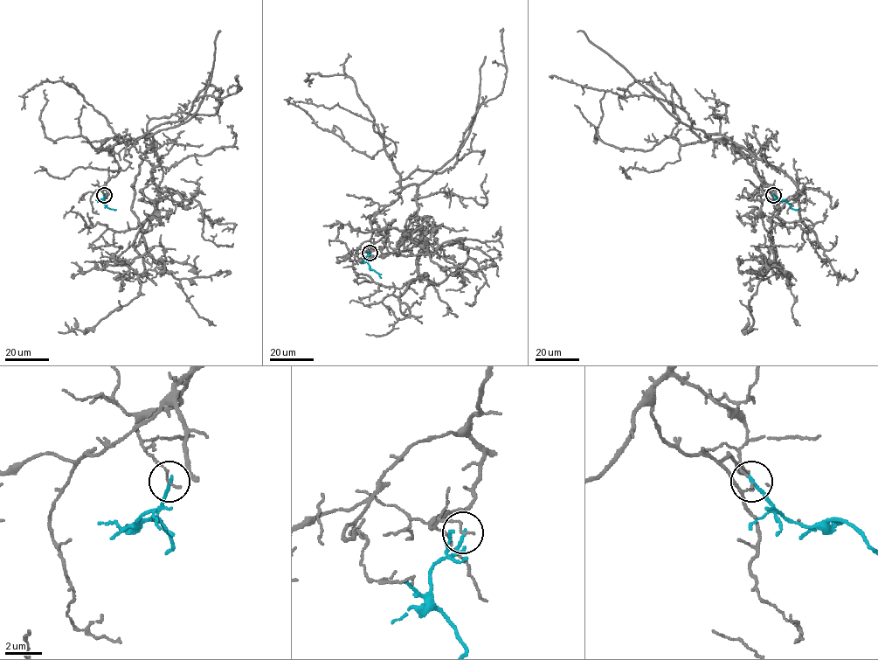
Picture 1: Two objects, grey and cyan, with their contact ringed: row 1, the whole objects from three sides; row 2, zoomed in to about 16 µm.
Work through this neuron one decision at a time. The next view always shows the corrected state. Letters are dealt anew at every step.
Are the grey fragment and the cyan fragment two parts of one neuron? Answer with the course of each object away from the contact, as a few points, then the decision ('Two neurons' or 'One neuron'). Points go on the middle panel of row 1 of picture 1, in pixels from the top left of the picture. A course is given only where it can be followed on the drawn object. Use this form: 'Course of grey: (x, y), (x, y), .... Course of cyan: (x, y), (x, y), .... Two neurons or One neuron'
Course of grey: (369, 253), (383, 236), (376, 214), (417, 185), (397, 254), (411, 254), (394, 251), (397, 228), (323, 225). Course of cyan: (369, 253), (366, 261), (381, 278). Two neurons

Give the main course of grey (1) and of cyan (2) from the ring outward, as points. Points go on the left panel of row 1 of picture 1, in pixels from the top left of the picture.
1: (104, 195), (119, 170), (110, 149), (151, 135), (132, 184), (140, 294), (87, 330), (58, 331)
2: (104, 195), (100, 200), (108, 208), (116, 209)

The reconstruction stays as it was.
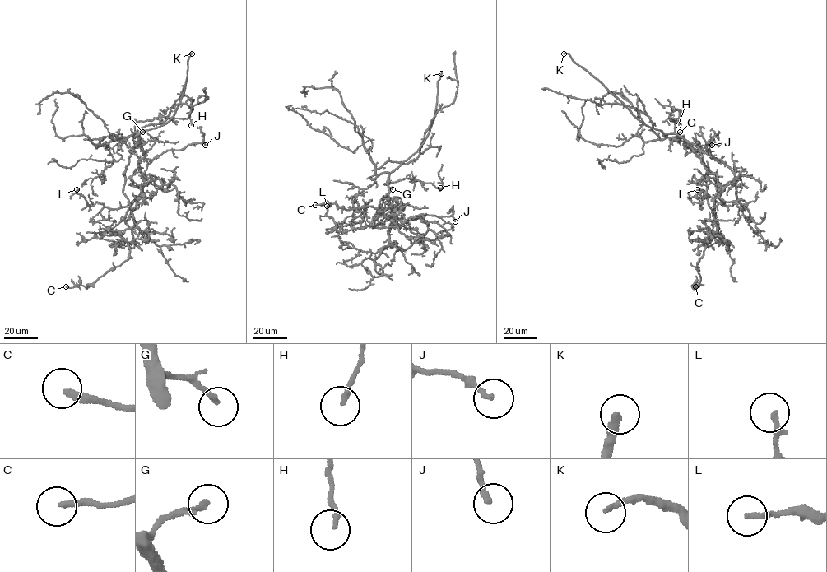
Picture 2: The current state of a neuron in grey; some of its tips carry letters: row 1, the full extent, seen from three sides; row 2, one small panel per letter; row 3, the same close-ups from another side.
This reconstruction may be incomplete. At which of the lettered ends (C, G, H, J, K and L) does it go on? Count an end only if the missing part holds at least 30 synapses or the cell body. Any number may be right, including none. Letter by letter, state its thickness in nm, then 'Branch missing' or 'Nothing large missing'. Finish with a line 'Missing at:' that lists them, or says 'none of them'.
C: Thickness 240 nm. Nothing large missing
G: Thickness 180 nm. Branch missing
H: Thickness 170 nm. Nothing large missing
J: Thickness 190 nm. Branch missing
K: Thickness 240 nm. Branch missing
L: Thickness 200 nm. Nothing large missing
Missing at: G, J, K

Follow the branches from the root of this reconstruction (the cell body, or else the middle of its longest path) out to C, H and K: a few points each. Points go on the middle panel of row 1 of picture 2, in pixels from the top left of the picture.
C: (387, 196), (373, 217), (372, 227), (381, 227), (370, 224), (379, 214), (372, 206), (315, 205)
H: (387, 196), (389, 188), (384, 183), (405, 179), (415, 179), (440, 188)
K: (387, 196), (388, 174), (417, 151), (428, 132), (436, 107), (437, 81), (441, 73)

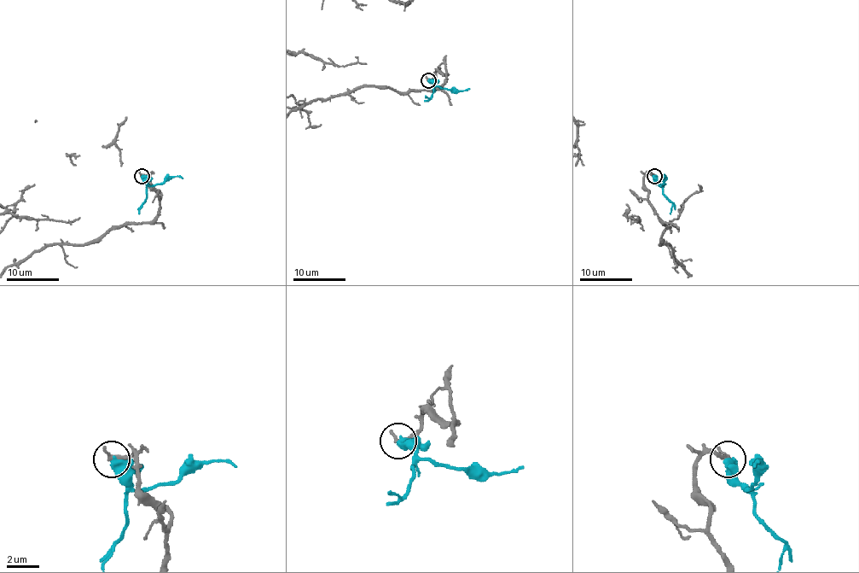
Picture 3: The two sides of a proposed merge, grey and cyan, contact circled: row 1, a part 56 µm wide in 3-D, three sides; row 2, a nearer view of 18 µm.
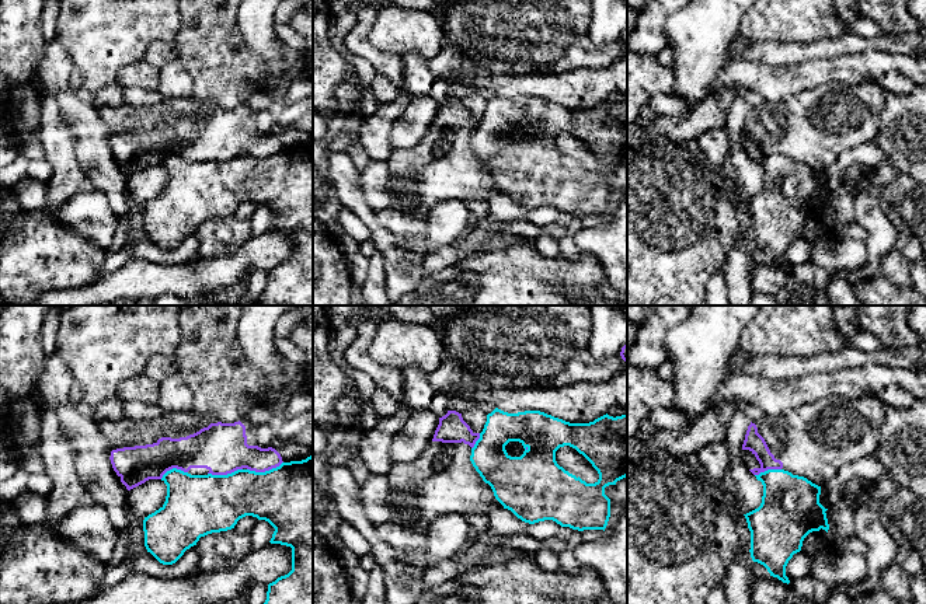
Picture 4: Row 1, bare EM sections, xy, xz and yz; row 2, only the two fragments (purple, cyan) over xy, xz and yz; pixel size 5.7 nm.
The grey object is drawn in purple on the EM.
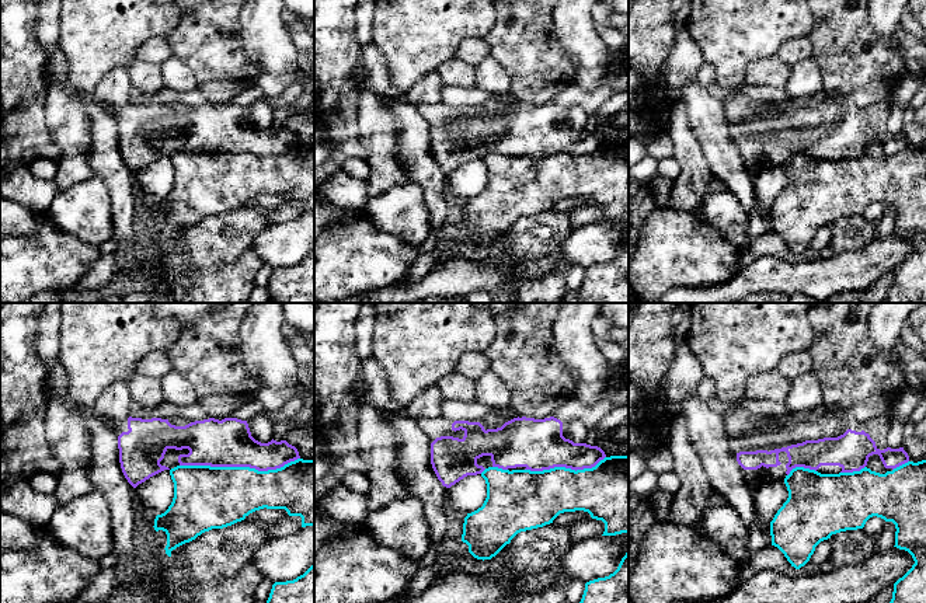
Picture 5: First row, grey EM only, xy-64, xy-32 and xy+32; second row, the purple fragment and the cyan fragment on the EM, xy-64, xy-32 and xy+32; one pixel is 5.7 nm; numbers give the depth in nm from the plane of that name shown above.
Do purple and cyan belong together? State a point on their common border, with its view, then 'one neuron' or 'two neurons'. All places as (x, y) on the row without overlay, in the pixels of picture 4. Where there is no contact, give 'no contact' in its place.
xy (264, 157) | two neurons

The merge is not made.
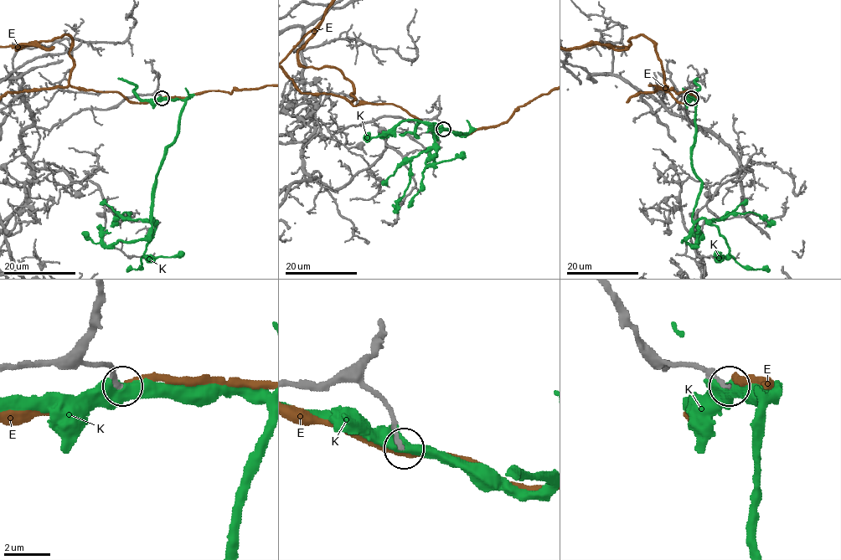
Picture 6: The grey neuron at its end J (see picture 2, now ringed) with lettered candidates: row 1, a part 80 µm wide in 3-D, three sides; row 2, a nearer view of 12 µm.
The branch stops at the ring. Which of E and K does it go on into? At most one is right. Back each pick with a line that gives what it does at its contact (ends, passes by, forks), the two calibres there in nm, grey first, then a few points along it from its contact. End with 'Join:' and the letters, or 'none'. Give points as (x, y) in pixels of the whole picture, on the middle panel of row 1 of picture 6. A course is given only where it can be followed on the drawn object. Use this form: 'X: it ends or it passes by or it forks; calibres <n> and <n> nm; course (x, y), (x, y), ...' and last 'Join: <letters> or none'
Join: none

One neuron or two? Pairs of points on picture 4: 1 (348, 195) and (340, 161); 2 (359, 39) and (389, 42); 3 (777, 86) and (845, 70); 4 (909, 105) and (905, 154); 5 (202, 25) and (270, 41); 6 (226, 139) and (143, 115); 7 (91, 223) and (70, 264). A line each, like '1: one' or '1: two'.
1: one
2: two
3: one
4: one
5: two
6: one
7: two

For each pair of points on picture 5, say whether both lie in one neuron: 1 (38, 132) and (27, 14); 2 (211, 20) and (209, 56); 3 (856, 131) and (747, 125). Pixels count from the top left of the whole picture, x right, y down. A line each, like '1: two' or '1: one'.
1: one
2: one
3: one

